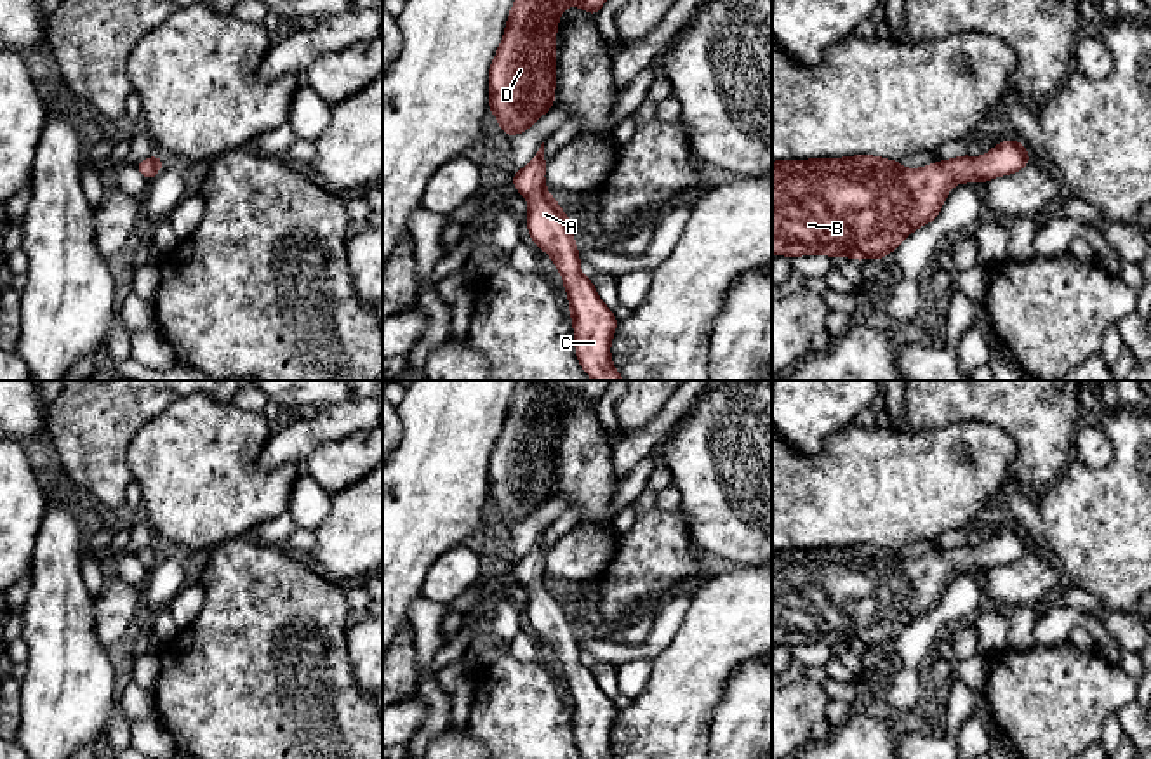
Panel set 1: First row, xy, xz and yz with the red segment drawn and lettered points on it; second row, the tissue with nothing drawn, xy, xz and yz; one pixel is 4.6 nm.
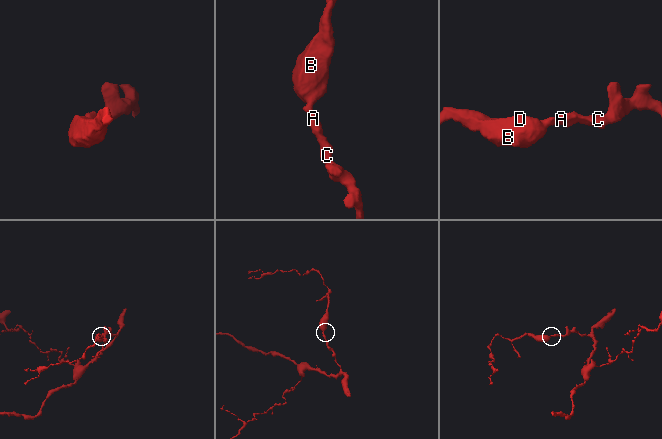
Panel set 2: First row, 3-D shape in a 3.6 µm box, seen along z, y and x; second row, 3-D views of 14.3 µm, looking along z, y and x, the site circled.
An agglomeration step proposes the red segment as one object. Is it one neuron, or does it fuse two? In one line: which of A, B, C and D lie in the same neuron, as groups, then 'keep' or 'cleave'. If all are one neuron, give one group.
A B C D; keep

